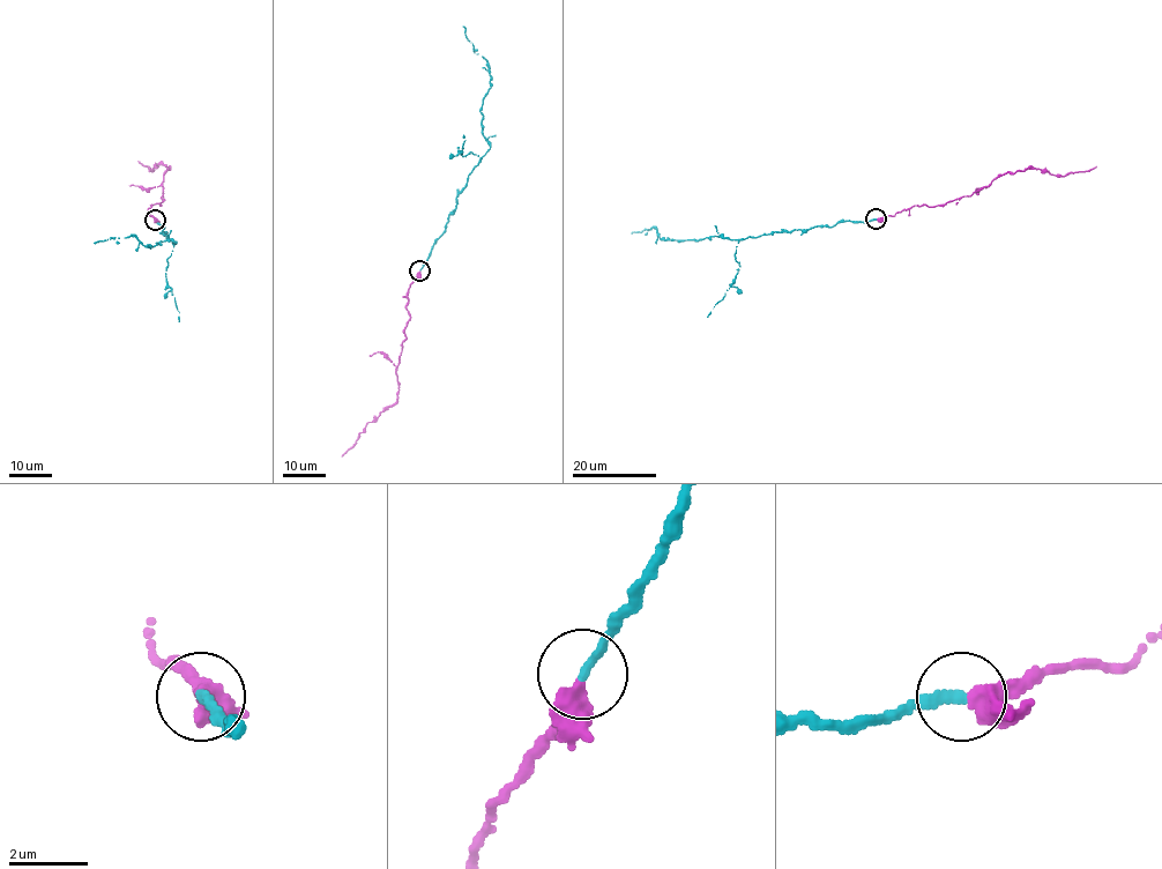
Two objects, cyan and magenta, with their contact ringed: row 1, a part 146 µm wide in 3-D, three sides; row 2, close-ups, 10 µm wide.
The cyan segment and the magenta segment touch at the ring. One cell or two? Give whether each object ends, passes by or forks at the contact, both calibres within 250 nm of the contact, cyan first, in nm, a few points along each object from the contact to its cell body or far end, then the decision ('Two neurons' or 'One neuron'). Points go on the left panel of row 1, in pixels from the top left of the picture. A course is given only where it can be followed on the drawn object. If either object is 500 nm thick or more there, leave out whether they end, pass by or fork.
At the ring cyan ends. At the ring magenta passes by. Thickness 280 nm (cyan) against 340 nm. Course of cyan: (155, 220), (166, 232), (162, 235), (177, 243), (165, 239), (146, 246), (132, 235), (94, 243). Course of magenta: (154, 220), (148, 210), (150, 205), (162, 205), (163, 176), (170, 169), (157, 163), (149, 171), (138, 161). One neuron

